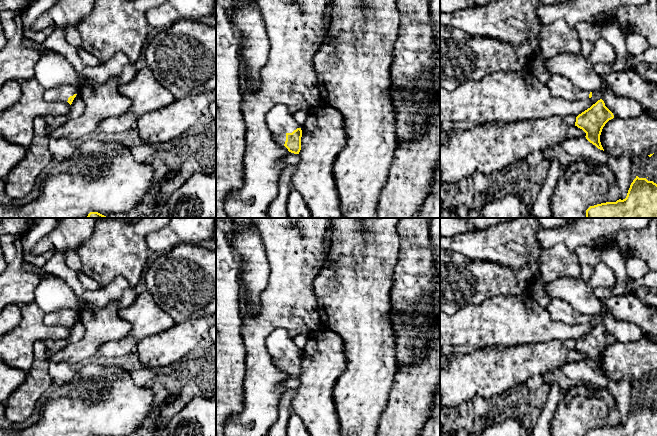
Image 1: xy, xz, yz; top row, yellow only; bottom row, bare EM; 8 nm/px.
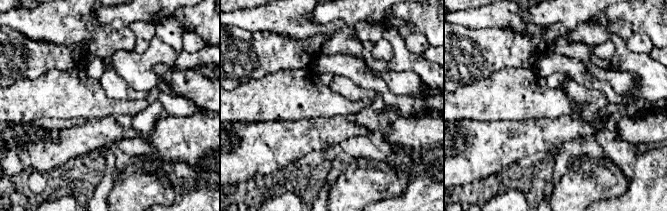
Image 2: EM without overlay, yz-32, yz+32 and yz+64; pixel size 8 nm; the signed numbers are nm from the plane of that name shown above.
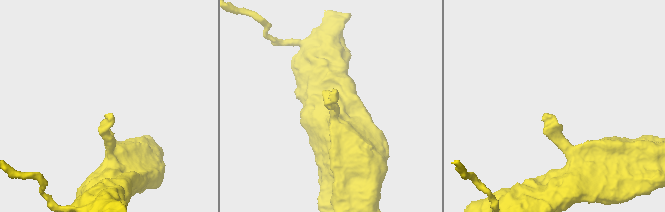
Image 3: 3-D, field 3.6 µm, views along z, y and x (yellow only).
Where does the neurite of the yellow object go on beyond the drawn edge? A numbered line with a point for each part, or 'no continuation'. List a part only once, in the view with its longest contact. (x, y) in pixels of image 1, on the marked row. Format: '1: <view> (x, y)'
1: xz (280, 121)

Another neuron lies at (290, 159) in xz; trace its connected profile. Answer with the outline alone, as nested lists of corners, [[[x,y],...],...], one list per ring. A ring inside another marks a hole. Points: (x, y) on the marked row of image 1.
[[[288,151],[288,153],[284,156],[282,159],[284,167],[290,166],[290,167],[296,167],[297,164],[300,161],[300,157],[298,154],[294,154]]]

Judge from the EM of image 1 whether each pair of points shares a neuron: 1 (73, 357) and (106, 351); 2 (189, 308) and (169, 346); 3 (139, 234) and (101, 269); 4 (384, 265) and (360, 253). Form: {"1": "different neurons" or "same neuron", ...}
{"1": "different neurons", "2": "different neurons", "3": "same neuron", "4": "same neuron"}

